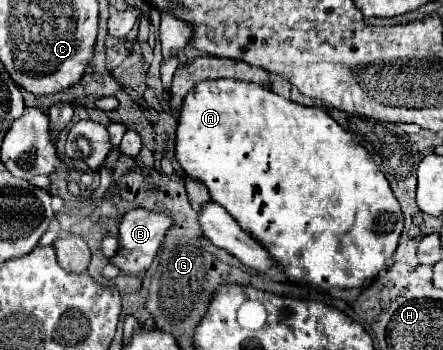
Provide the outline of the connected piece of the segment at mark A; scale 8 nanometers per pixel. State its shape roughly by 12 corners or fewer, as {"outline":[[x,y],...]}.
{"outline":[[237,78],[175,160],[321,288],[385,270],[403,212],[325,110]]}

